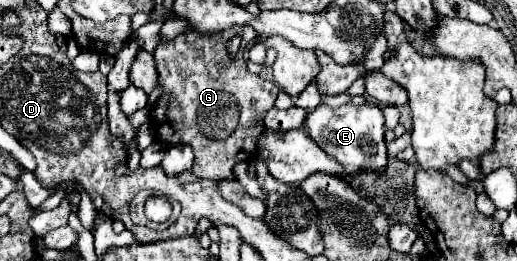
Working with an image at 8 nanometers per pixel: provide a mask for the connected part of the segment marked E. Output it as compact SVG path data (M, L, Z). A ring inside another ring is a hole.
M320 104L314 108L306 120L304 126L308 130L308 136L316 140L316 144L332 158L336 158L348 172L372 168L382 172L386 168L386 142L384 142L384 116L376 104L344 104L340 108L330 108L326 104Z

